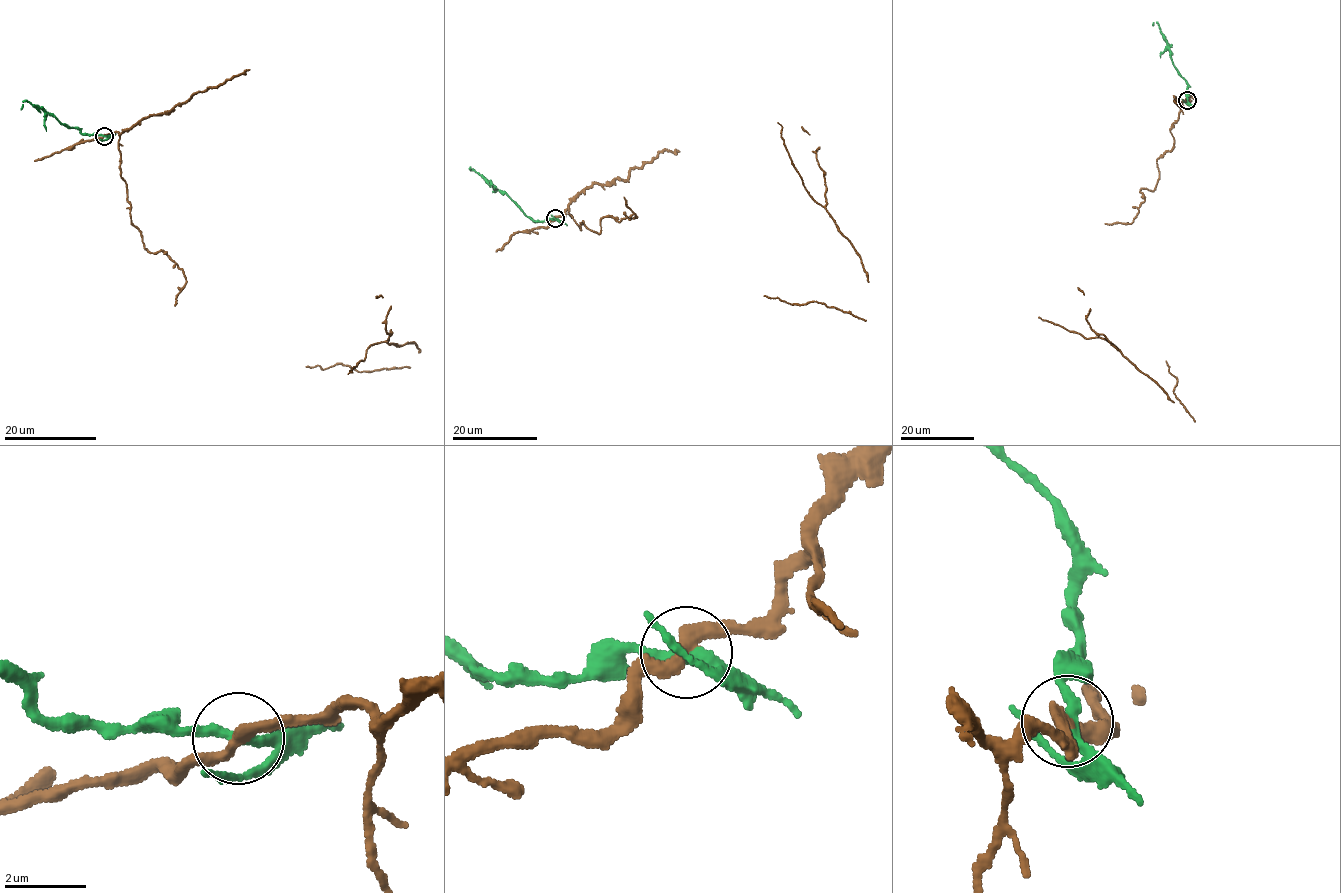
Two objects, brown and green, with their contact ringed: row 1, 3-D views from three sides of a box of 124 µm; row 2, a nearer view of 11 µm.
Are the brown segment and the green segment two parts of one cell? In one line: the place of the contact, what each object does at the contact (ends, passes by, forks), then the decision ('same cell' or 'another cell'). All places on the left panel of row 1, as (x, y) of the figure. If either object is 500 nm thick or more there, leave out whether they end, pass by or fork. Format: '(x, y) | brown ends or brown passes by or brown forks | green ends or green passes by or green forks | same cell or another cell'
(104, 136) | brown passes by | green passes by | another cell

